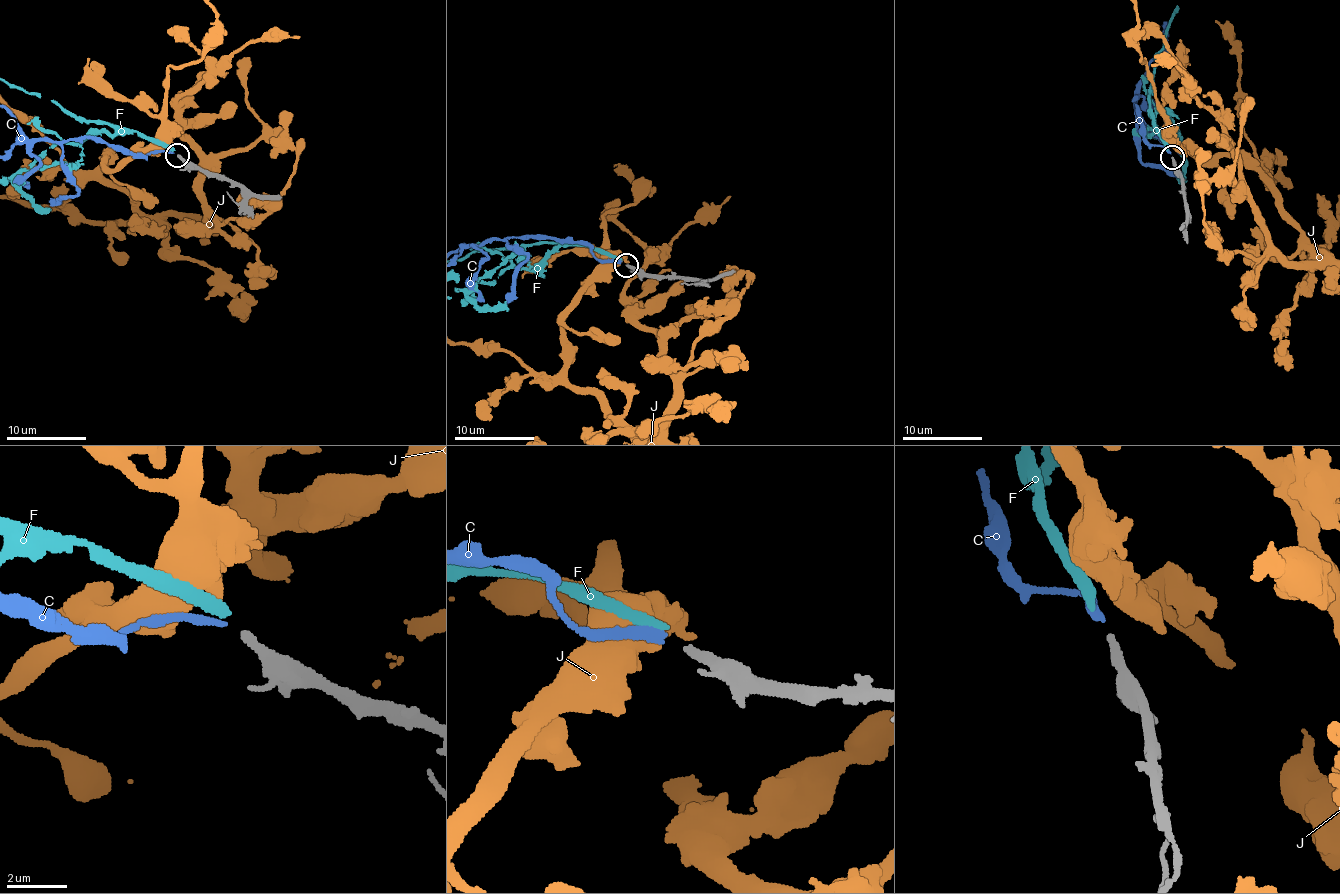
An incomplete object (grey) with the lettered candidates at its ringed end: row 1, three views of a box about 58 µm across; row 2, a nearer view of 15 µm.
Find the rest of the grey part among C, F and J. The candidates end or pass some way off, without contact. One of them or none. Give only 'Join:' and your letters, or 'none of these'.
Join: F

